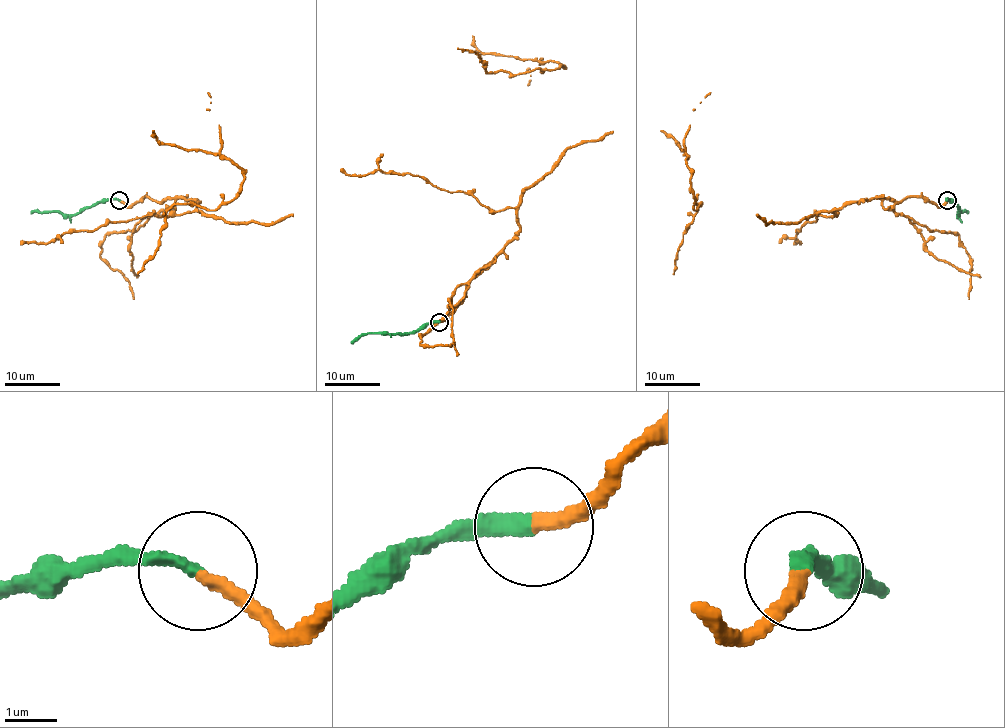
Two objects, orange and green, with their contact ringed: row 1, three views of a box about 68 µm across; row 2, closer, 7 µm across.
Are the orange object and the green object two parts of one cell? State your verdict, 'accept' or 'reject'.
accept

